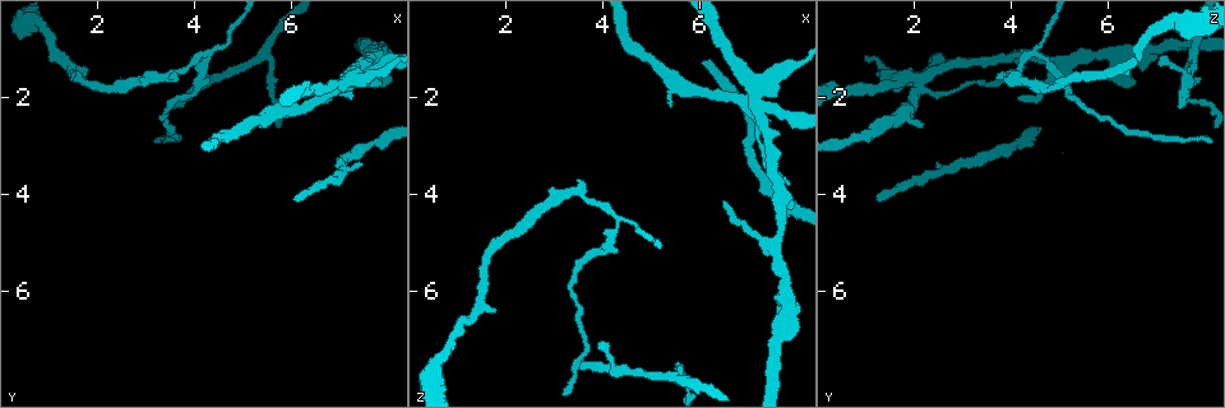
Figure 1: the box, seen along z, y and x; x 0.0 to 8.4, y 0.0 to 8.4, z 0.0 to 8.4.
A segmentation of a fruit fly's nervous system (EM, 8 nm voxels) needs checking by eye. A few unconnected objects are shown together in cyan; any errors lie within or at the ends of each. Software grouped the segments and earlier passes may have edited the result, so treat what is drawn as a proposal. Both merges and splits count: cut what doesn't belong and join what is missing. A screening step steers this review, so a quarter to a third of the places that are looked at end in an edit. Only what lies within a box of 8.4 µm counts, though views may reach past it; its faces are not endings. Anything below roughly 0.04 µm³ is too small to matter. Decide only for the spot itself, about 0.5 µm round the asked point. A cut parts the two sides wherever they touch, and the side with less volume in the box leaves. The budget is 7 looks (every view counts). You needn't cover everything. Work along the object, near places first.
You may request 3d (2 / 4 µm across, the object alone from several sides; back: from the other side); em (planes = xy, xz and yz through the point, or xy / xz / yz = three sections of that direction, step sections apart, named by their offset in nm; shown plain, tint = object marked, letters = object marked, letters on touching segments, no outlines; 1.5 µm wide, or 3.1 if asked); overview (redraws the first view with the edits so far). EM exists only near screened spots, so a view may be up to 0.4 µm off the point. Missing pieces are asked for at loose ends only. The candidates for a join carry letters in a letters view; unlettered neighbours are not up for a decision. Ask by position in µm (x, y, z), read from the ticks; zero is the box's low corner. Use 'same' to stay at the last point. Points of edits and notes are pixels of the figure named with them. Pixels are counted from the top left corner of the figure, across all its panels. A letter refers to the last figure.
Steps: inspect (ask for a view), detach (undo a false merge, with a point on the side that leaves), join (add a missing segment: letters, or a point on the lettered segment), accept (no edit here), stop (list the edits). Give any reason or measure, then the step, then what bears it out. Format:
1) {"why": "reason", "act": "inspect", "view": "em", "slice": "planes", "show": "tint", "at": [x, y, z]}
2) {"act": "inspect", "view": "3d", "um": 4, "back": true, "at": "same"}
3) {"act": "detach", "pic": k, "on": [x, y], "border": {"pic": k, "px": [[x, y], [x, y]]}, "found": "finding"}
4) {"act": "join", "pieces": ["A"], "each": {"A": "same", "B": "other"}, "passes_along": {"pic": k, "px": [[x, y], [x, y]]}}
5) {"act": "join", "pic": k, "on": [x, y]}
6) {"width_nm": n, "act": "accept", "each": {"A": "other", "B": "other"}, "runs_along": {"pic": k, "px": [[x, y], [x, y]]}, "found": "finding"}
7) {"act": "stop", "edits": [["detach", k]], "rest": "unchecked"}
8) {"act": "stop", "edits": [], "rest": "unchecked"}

{"why": "sharp bend", "act": "inspect", "view": "em", "slice": "xz", "step": 8, "show": "tint", "at": [7.15, 1.65, 2.15]}

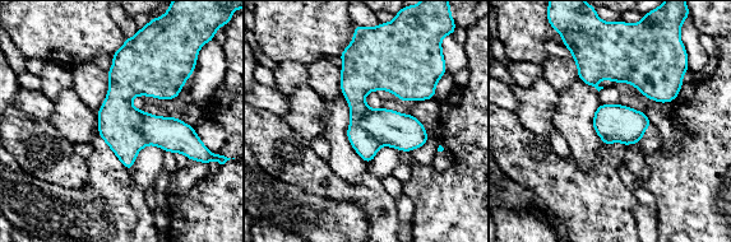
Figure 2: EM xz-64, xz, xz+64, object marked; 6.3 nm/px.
{"why": "what lies round it", "act": "inspect", "view": "em", "slice": "xz", "step": 8, "show": "letters", "at": "same"}

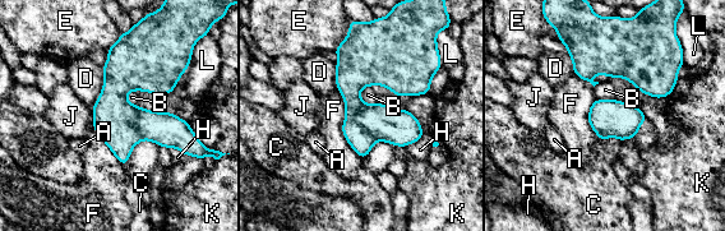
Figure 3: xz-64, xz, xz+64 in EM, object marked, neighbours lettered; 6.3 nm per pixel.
{"width_nm": 240, "longest_contact_nm": ["F", 480], "act": "detach", "pic": 3, "on": [388, 124], "each": {"A": "other", "B": "other", "C": "other", "D": "other", "E": "other", "F": "other", "H": "other", "J": "other", "K": "other", "L": "other"}, "found": "a second neuron is stuck on"}

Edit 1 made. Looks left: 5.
{"why": "thin end", "act": "inspect", "view": "3d", "um": 2, "back": true, "at": [6.50, 2.00, 4.15]}

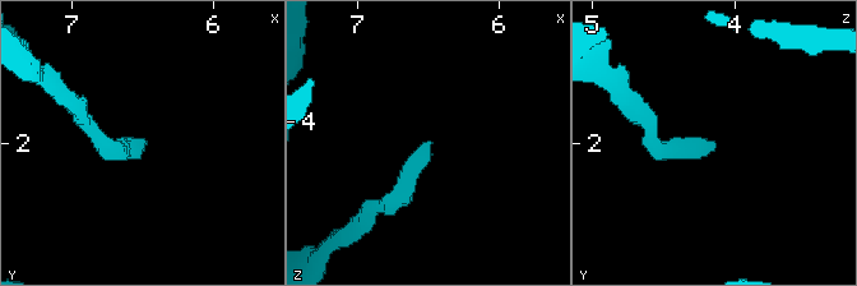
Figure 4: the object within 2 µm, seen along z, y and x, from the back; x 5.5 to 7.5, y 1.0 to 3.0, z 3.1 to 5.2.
{"why": "need the tissue", "act": "inspect", "view": "em", "slice": "planes", "show": "plain", "at": [6.52, 1.98, 4.16]}

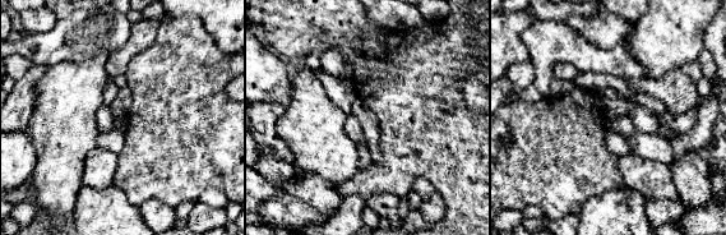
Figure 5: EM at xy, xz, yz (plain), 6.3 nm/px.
{"act": "inspect", "view": "em", "slice": "planes", "show": "letters", "at": "same"}

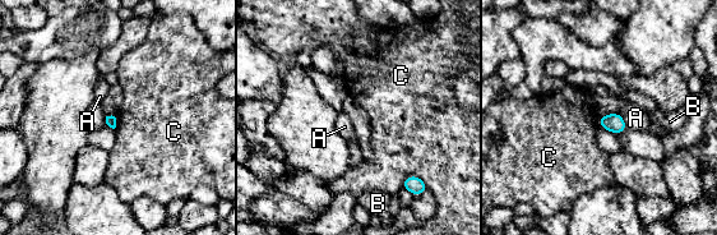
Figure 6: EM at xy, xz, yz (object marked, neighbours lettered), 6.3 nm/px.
{"longest_contact_nm": ["C", 130], "act": "accept", "each": {"A": "other", "B": "other", "C": "other"}, "found": "none of them fits"}

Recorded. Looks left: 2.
{"why": "branch stops here", "act": "inspect", "view": "em", "slice": "planes", "show": "tint", "at": [3.50, 2.10, 7.55]}

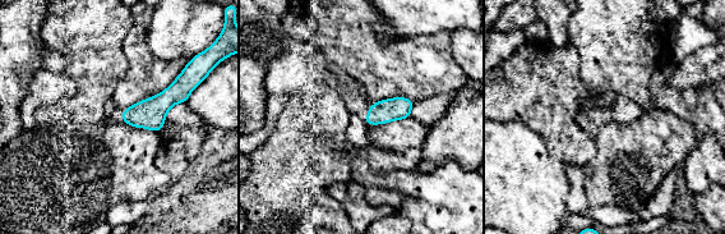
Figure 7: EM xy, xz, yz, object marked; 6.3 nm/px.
{"act": "inspect", "view": "em", "slice": "planes", "show": "letters", "at": "same"}

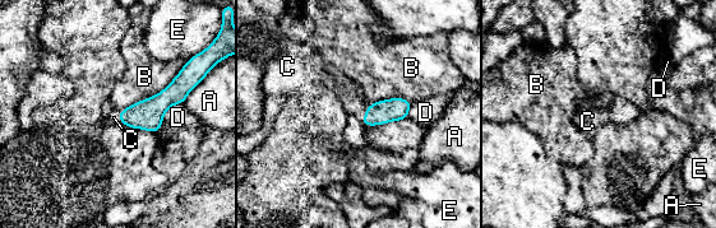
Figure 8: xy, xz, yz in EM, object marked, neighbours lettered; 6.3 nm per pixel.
{"act": "join", "pic": 8, "on": [350, 93], "each": {"A": "other", "B": "other", "C": "same", "D": "other", "E": "other"}, "passes_along": {"pic": 8, "px": [[382, 112], [365, 112], [350, 93]]}, "found": "the neuron continues"}

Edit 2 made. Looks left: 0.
{"act": "stop", "edits": [["detach", 3], ["join", 8]], "rest": "unchecked"}

